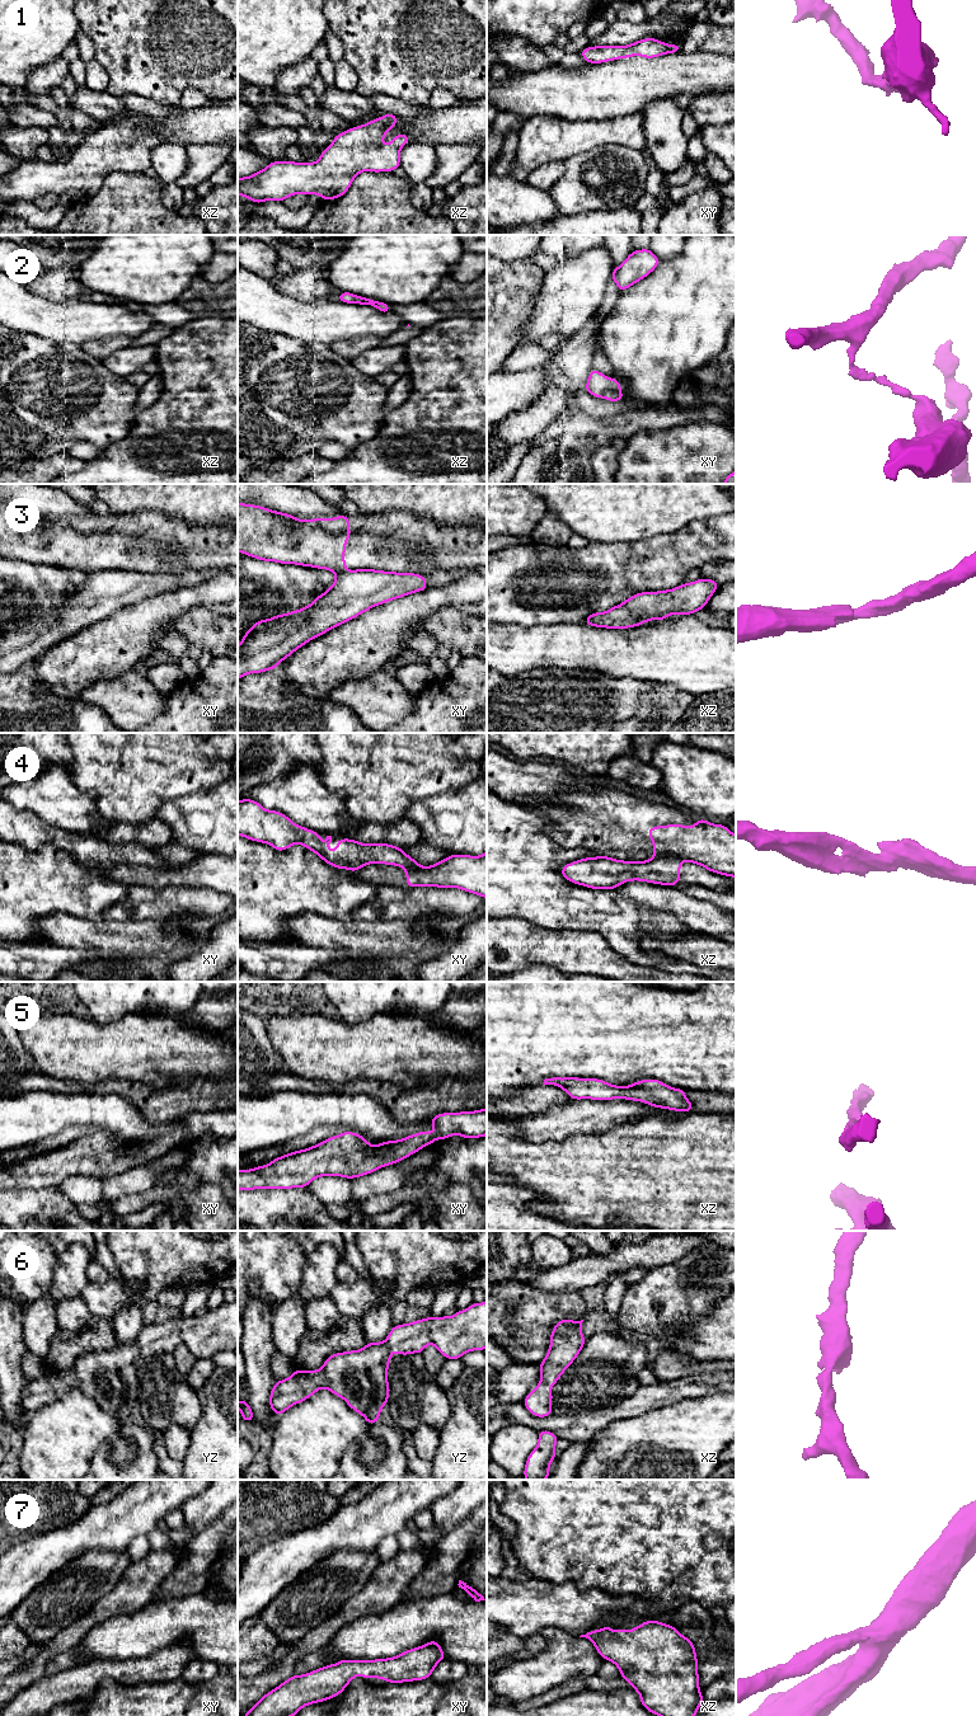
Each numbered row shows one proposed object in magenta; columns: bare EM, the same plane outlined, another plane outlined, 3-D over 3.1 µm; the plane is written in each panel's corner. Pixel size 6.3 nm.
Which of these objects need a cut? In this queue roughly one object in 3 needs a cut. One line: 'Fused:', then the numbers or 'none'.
Fused: 2, 3, 4

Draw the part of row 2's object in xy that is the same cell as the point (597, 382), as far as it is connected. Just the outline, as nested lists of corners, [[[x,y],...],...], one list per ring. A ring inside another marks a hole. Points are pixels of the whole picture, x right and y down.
[[[592,368],[590,371],[585,390],[595,398],[602,398],[604,392],[607,390],[620,391],[621,385],[616,379],[609,379],[602,372]]]

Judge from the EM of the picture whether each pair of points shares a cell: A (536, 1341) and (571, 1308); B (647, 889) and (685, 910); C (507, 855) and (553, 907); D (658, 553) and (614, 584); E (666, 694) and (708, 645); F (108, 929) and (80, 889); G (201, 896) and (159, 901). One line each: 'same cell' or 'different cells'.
A: same cell
B: same cell
C: same cell
D: same cell
E: different cells
F: different cells
G: same cell

